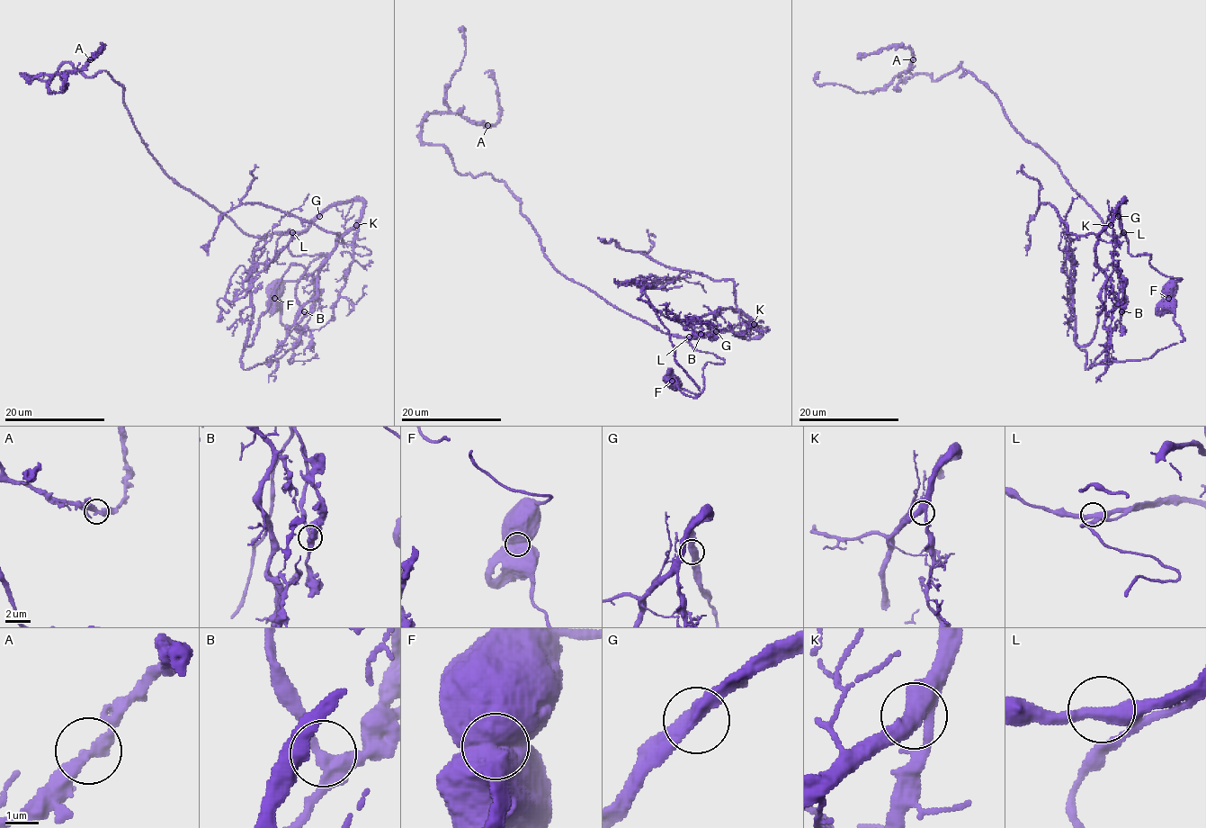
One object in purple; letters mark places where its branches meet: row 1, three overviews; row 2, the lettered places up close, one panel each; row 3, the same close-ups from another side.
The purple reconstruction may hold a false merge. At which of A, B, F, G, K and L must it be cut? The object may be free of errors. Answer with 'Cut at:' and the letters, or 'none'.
Cut at: F

